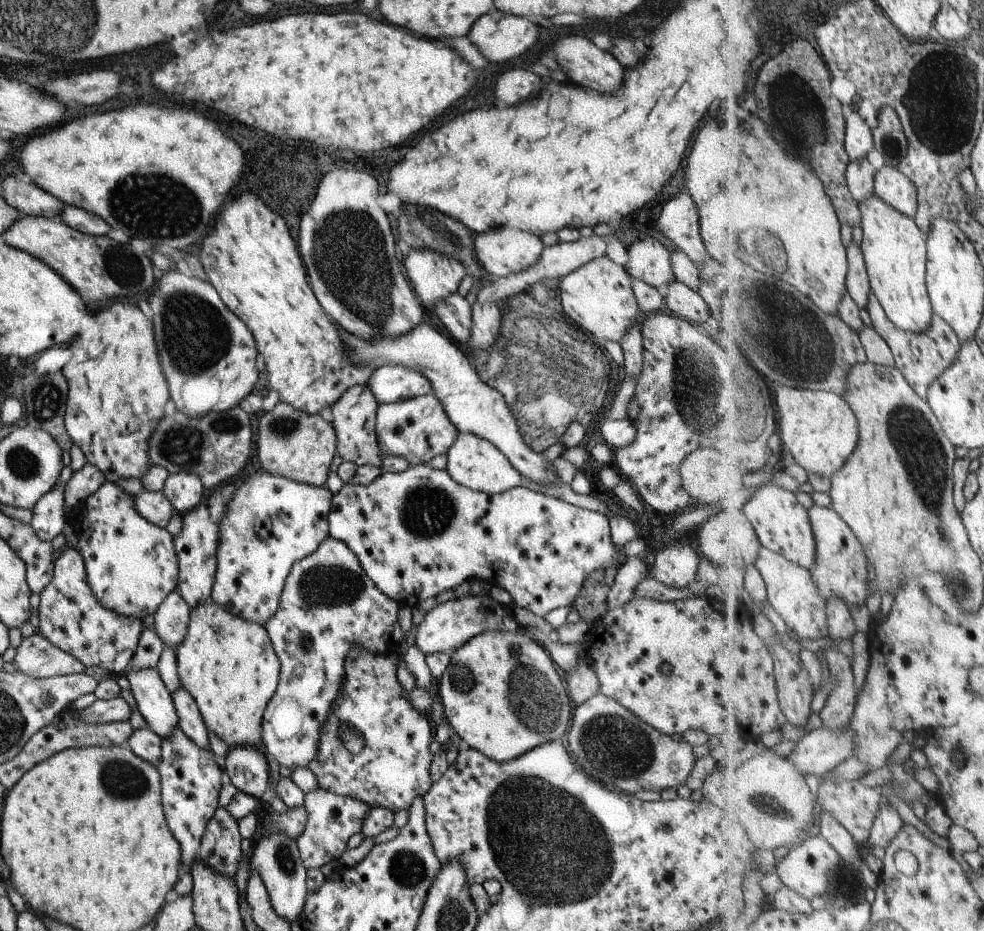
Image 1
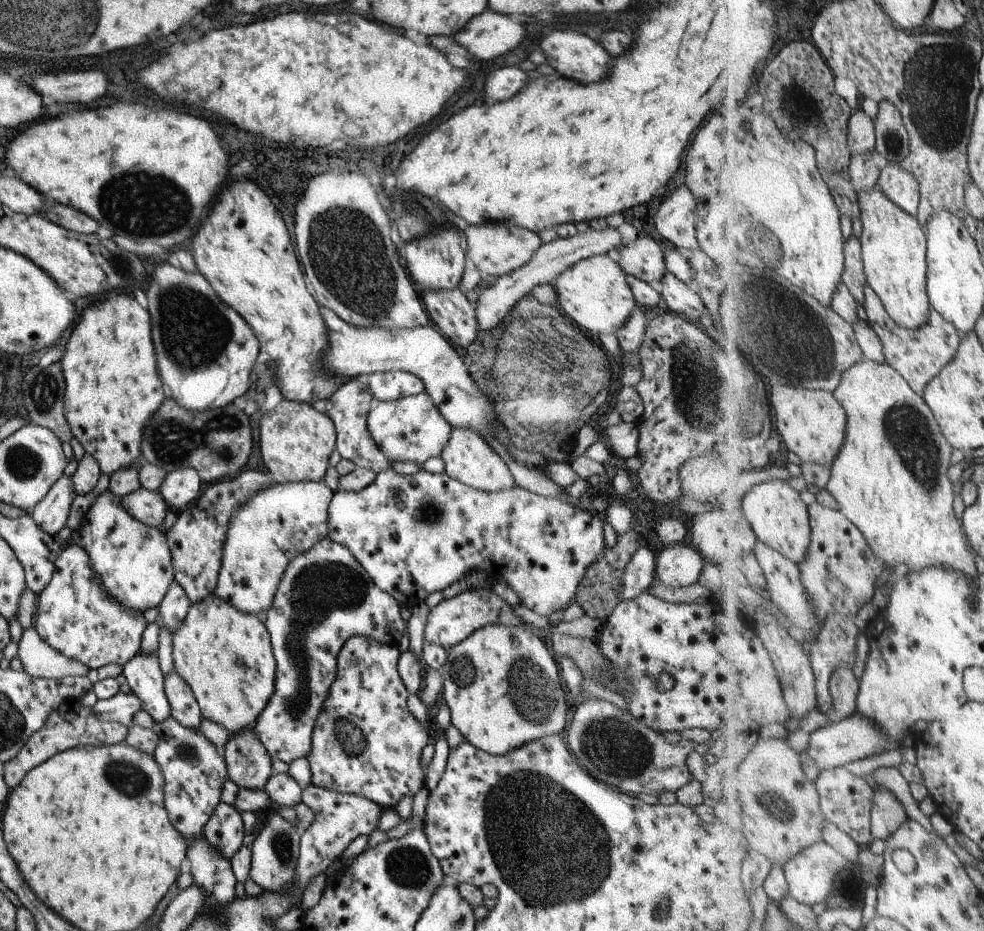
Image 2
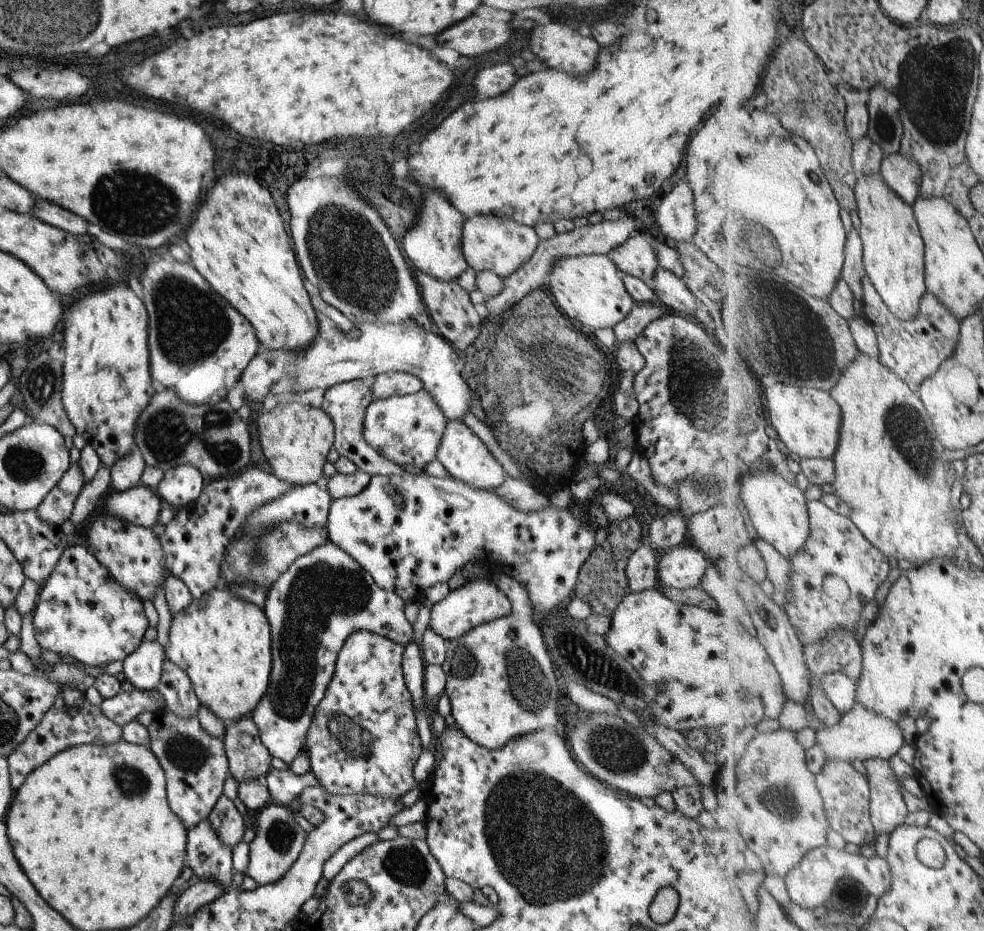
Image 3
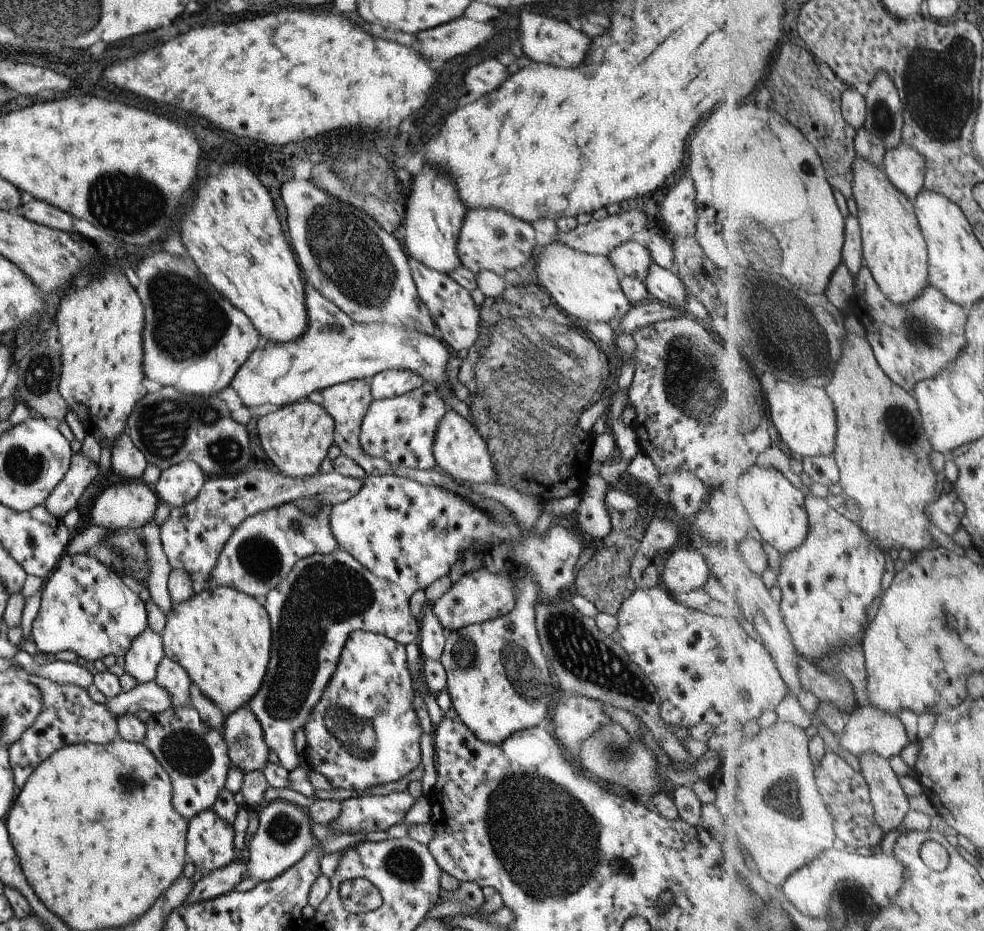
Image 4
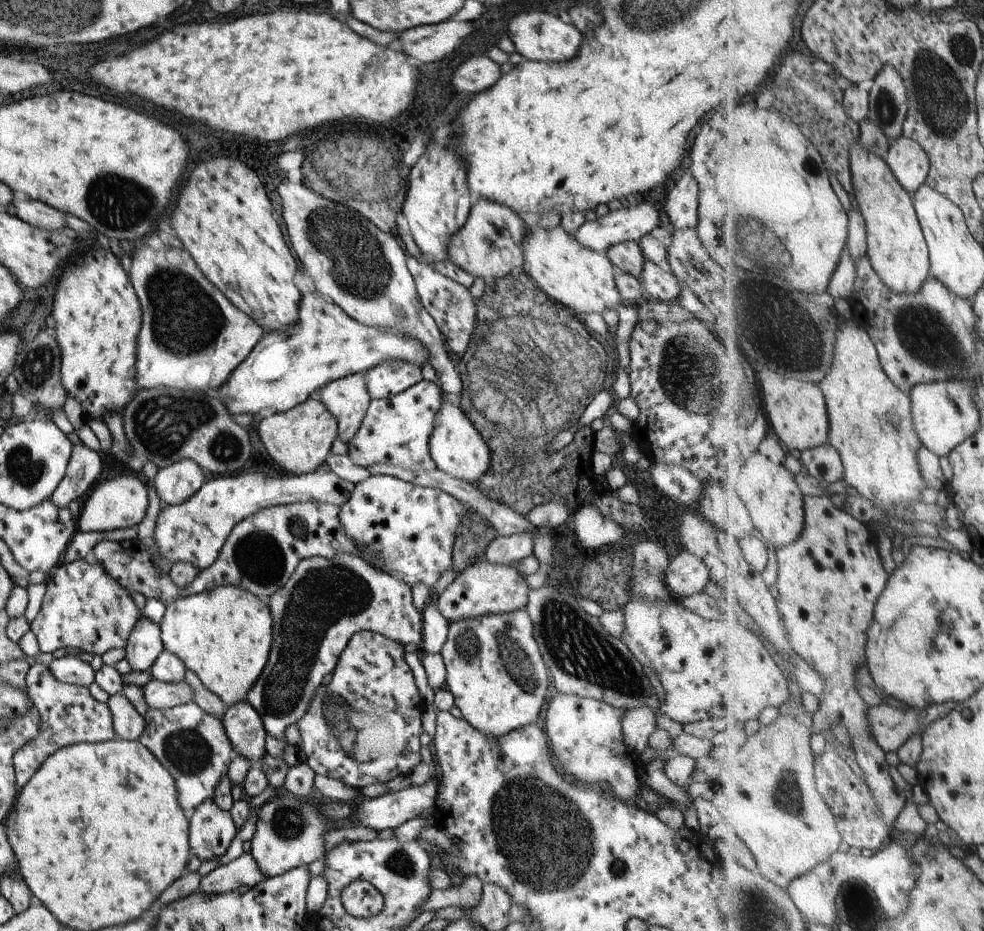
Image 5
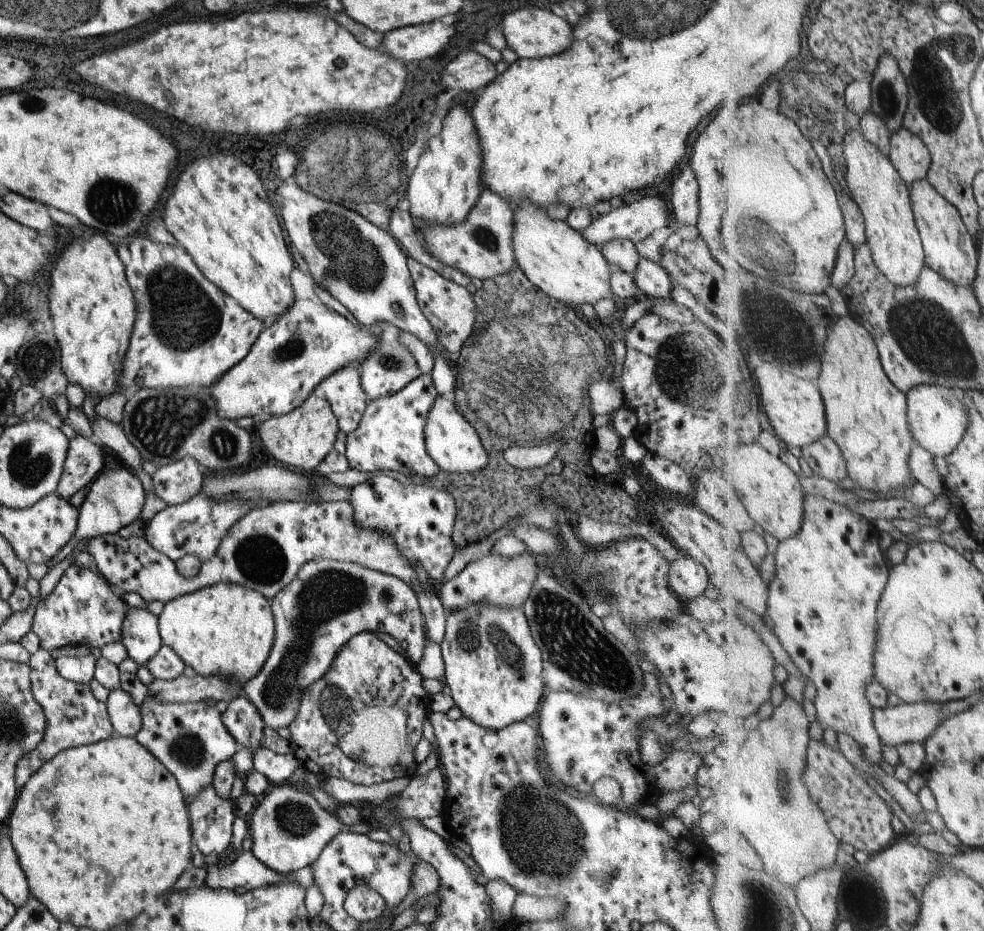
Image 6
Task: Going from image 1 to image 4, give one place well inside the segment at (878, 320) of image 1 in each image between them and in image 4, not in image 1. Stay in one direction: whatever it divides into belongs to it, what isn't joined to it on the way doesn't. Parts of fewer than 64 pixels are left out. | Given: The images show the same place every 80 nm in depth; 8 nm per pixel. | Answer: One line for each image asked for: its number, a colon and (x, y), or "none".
2: (920, 354)
3: (915, 350)
4: (916, 341)

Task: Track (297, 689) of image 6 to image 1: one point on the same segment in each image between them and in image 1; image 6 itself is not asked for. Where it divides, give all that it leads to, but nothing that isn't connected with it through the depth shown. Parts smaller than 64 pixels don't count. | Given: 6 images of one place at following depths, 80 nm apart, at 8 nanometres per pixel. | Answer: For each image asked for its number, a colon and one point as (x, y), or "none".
1: (327, 606)
2: (323, 596)
3: (324, 595)
4: (324, 598)
5: (324, 601)

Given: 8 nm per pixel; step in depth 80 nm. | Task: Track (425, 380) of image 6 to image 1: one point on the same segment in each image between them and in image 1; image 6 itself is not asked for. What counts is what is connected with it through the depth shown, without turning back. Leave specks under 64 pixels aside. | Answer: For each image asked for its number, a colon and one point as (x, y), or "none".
1: (416, 429)
2: (411, 428)
3: (406, 429)
4: (400, 430)
5: (395, 431)

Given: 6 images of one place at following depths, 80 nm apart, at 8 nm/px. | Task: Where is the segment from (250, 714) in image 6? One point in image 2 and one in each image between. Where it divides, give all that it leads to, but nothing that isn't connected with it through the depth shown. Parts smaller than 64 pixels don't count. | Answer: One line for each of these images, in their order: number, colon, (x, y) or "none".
2: (247, 763)
3: (247, 758)
4: (246, 749)
5: (242, 724)

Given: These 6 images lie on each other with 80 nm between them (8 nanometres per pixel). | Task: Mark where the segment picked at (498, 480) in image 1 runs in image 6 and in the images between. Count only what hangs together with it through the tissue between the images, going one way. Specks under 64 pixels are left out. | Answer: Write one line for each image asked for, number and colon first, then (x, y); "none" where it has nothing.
2: (467, 458)
3: (460, 451)
4: (457, 448)
5: (455, 446)
6: (450, 441)

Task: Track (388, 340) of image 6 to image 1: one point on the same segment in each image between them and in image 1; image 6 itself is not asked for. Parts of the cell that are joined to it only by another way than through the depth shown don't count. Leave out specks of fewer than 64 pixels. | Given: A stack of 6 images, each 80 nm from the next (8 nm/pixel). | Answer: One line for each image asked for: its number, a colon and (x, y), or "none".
1: (388, 384)
2: (387, 386)
3: (384, 385)
4: (388, 383)
5: (387, 378)

